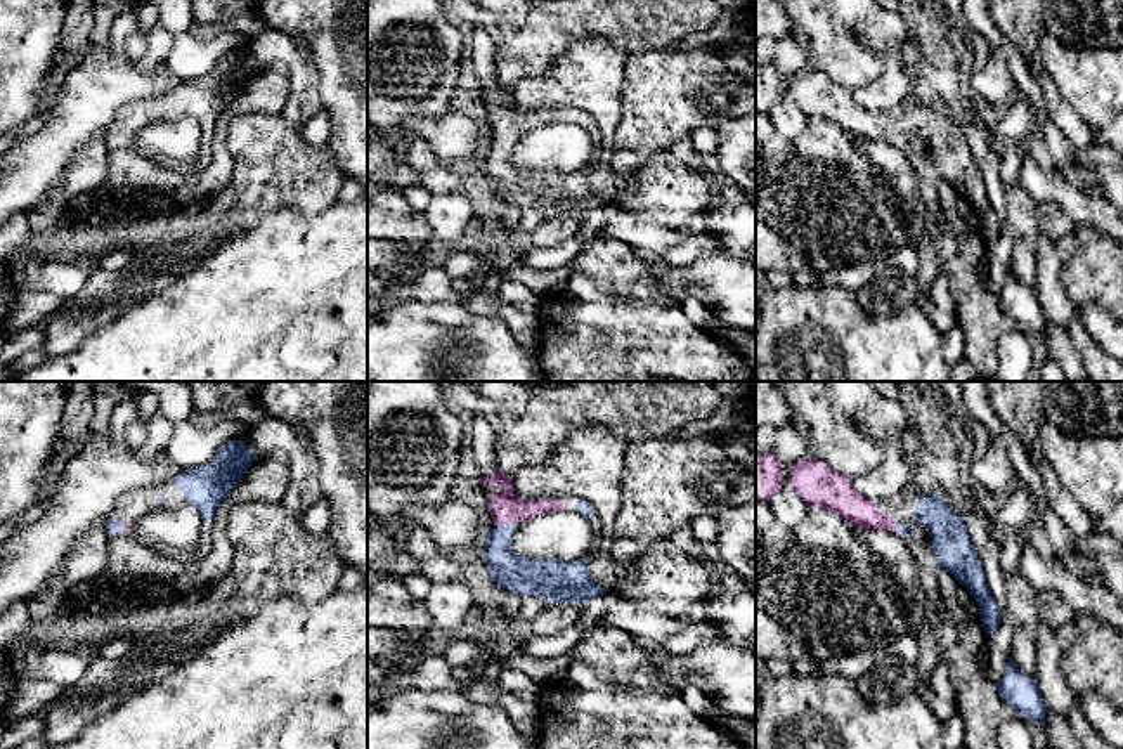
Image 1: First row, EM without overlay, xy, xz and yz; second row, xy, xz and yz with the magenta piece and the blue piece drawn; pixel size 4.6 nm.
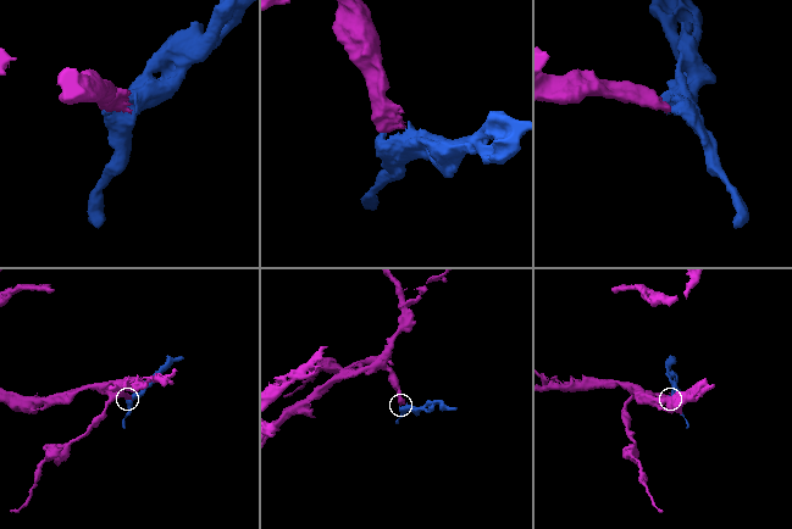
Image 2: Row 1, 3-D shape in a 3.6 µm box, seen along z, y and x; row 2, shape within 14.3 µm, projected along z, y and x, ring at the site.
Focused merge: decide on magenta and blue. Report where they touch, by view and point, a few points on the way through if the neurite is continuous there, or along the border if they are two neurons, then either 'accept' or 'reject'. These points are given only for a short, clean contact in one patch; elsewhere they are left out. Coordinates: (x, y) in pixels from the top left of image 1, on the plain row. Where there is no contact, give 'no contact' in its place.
meets magenta in xz at (505, 132); runs through xz (505, 118), (505, 132), (503, 174), (513, 184); accept

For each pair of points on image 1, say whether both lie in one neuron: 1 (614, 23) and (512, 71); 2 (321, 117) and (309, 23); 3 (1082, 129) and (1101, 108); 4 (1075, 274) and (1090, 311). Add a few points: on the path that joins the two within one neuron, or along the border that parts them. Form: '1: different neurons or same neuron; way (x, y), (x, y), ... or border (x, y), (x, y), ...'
1: same neuron; way (588, 23), (560, 23), (538, 45)
2: different neurons; border (321, 108), (330, 120), (328, 144)
3: different neurons; border (1059, 92), (1090, 127), (1096, 144)
4: different neurons; border (1077, 304), (1094, 302), (1104, 311)

